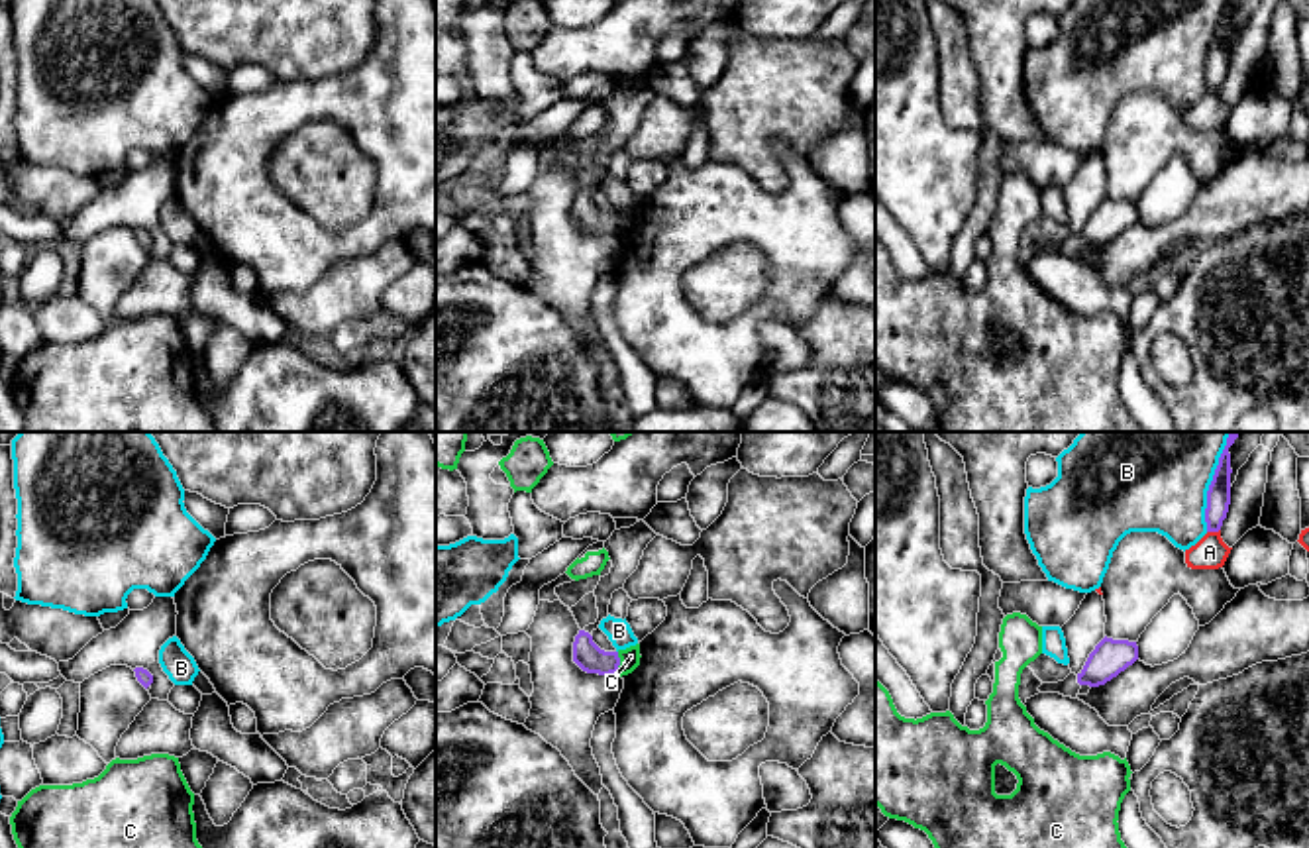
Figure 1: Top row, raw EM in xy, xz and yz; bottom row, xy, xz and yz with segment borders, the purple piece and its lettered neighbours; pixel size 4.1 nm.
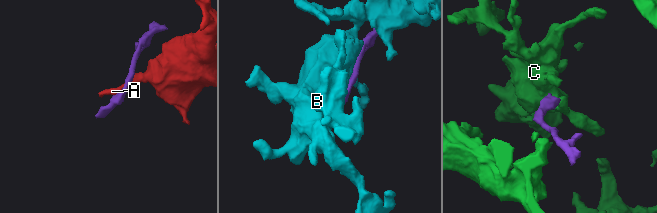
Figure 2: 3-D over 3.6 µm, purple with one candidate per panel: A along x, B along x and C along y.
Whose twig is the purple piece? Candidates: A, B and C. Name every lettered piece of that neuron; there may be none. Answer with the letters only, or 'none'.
none

